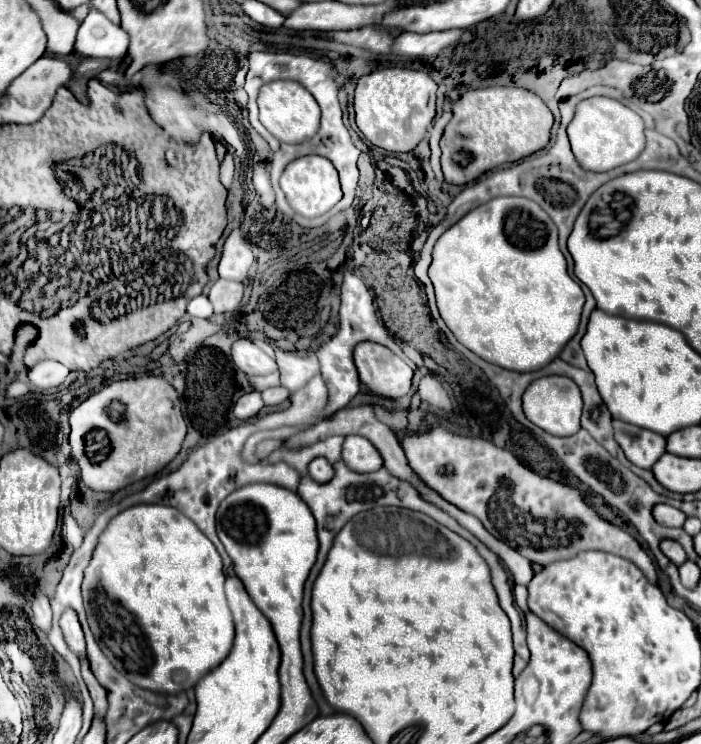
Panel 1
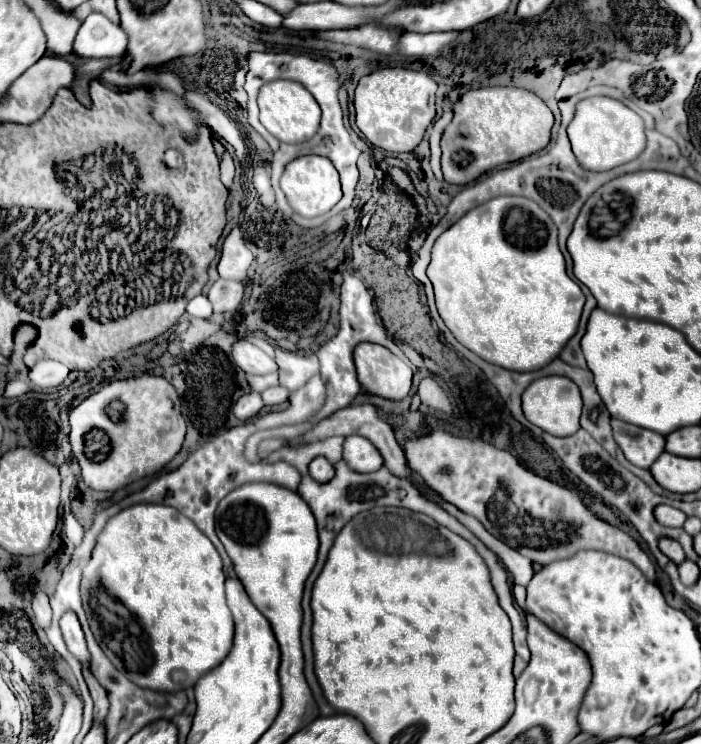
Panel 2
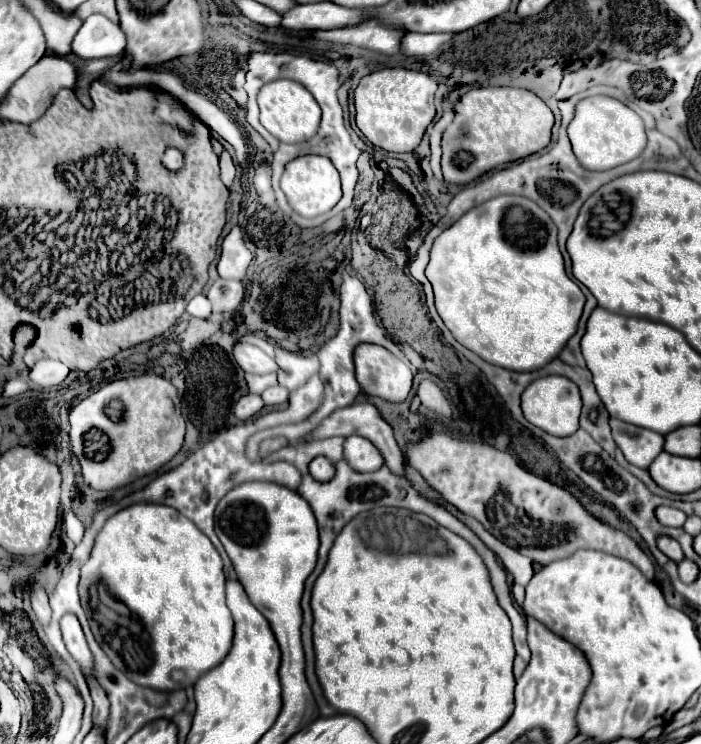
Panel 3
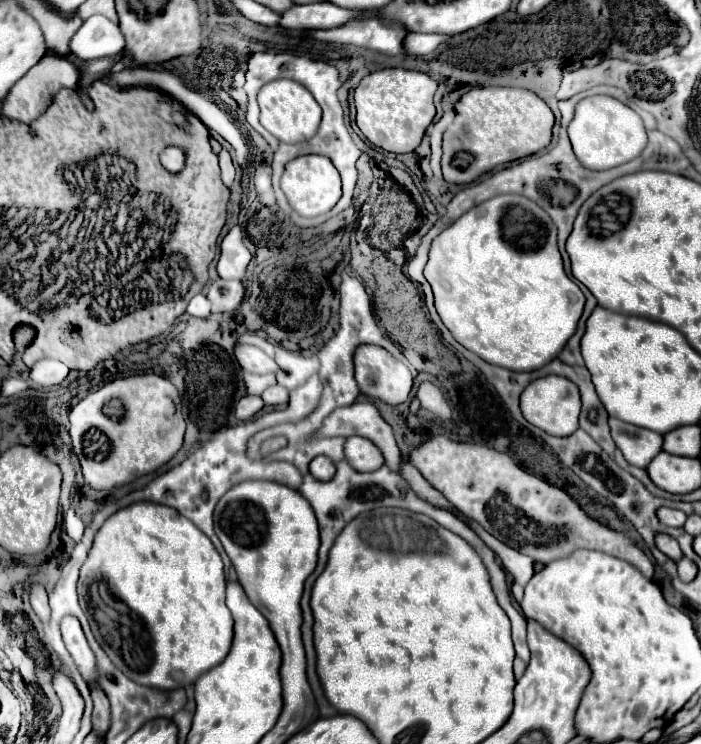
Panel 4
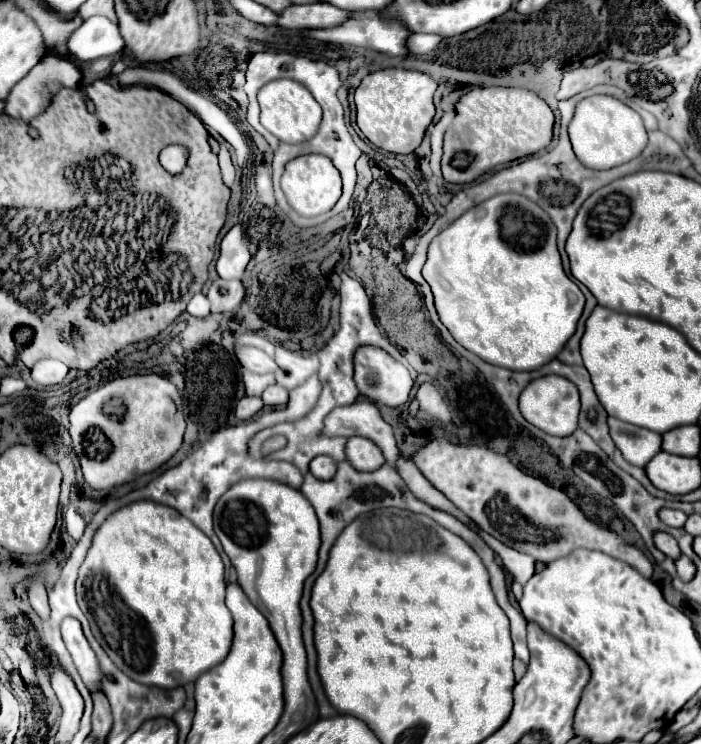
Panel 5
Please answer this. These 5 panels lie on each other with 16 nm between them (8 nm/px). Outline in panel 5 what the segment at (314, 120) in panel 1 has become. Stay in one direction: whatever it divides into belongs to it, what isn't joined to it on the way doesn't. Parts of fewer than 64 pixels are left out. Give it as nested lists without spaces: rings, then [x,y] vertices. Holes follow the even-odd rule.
[[[288,78],[268,82],[266,86],[260,88],[258,102],[262,108],[262,114],[260,114],[262,126],[270,130],[278,140],[288,144],[300,144],[304,140],[310,140],[318,132],[318,126],[322,120],[322,108],[308,92],[308,88],[302,86],[300,82],[294,82]]]

